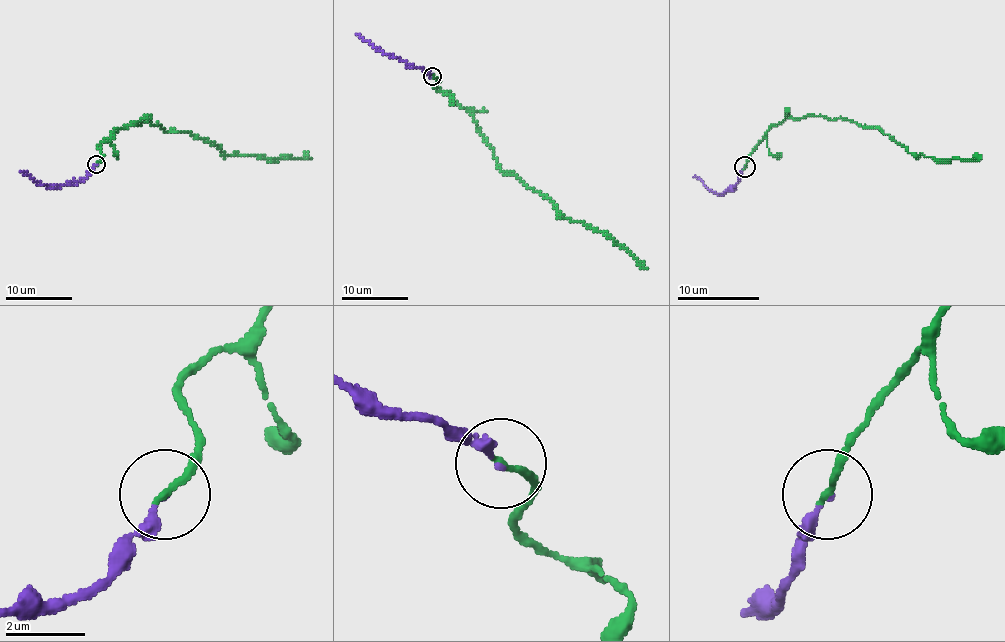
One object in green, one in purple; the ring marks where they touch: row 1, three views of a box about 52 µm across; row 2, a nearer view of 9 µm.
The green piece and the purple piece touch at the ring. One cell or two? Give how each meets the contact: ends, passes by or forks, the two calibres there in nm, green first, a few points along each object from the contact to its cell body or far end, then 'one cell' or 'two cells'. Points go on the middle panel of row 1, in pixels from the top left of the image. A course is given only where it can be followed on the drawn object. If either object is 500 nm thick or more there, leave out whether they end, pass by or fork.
green ends | purple ends | 180/170 nm | green via (432, 75), (434, 85), (467, 109), (506, 174), (542, 194), (562, 215), (606, 232), (646, 269) | purple via (432, 75), (389, 57), (359, 33) | one cell

